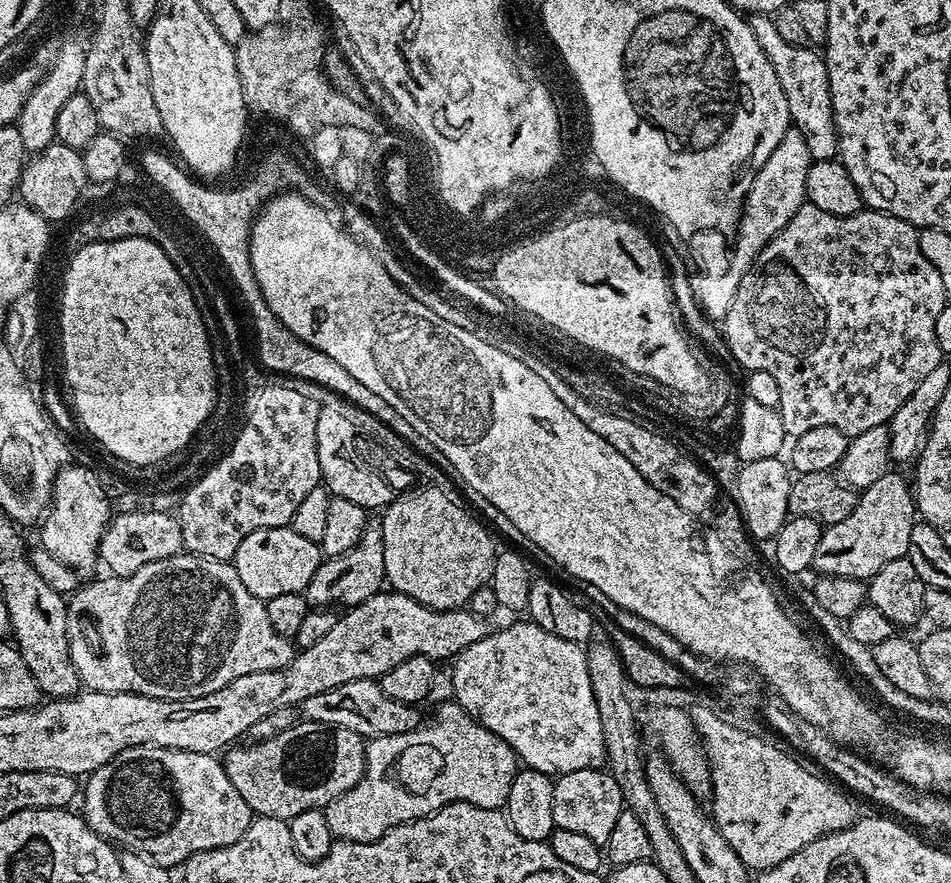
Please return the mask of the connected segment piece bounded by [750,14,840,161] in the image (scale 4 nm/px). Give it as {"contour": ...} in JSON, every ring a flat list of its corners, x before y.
{"contour":[[753,15,750,23,754,38,758,38,758,46,762,46,762,54,766,54,770,66,774,66,774,74,778,74,778,82,782,82,782,94,786,94,791,127,797,128,802,138,806,138,806,147,810,149,813,161,837,159,840,140,836,137,828,68,824,64,823,55,815,47,796,46,786,42,778,34,771,15]]}

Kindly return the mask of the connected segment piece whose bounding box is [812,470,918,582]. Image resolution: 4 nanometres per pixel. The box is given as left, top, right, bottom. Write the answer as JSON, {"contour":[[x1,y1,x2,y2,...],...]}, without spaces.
{"contour":[[890,470,874,486,859,493,854,510,842,522,827,525,820,533,818,551,812,568,826,576,854,578,865,582,872,579,886,562,905,559,910,546,910,530,917,519,913,489]]}

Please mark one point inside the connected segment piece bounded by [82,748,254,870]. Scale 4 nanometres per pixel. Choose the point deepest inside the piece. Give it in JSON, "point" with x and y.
{"point":[198,809]}

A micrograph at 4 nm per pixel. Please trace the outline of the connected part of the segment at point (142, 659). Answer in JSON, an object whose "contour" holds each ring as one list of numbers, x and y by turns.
{"contour":[[179,554,167,557,164,560,152,561,148,565,142,566,137,573,130,574,129,577,120,579,105,578,106,580,96,580,93,584,88,584,75,593,74,599,68,604,68,648,72,651,72,658,77,662,83,662,88,656,88,640,80,636,80,628,76,625,76,620,88,619,92,623,92,628,96,631,96,640,100,643,100,652,104,656,92,656,88,660,88,665,83,665,82,676,87,687,94,692,133,692,146,698,171,702,174,700,193,700,202,698,206,694,214,694,214,690,222,690,222,686,230,686,234,678,242,678,242,674,262,674,266,670,278,670,286,668,292,661,294,655,294,644,287,636,280,636,270,626,270,620,266,614,266,603,246,590,238,578,235,567,228,562,213,562,204,556,194,556,191,554]]}

